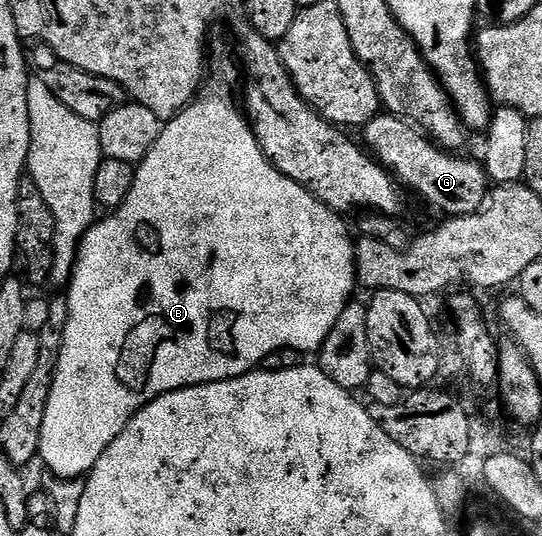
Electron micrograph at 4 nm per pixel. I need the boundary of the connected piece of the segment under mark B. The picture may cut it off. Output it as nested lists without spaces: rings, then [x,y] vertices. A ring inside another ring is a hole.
[[[213,49],[212,59],[208,64],[208,79],[205,81],[204,87],[195,96],[192,103],[178,113],[172,119],[165,121],[160,138],[156,142],[156,146],[152,146],[152,150],[148,150],[148,154],[142,159],[142,163],[137,165],[134,173],[134,185],[128,194],[128,198],[124,198],[124,202],[119,208],[113,212],[103,215],[101,219],[90,225],[89,230],[84,234],[81,244],[78,246],[78,260],[74,263],[74,274],[70,277],[68,285],[68,322],[66,329],[62,335],[62,345],[60,346],[60,354],[58,355],[58,365],[54,371],[54,381],[52,382],[52,394],[48,394],[48,410],[44,410],[44,430],[40,430],[40,450],[38,451],[41,463],[46,463],[46,468],[57,479],[60,480],[76,480],[85,477],[96,466],[96,462],[100,462],[100,454],[104,454],[104,450],[108,450],[108,446],[112,446],[112,442],[116,442],[116,438],[124,430],[124,426],[128,426],[128,422],[134,417],[145,404],[152,403],[156,398],[160,398],[169,392],[175,392],[181,388],[191,388],[192,386],[200,386],[201,384],[211,384],[212,382],[224,382],[231,380],[237,376],[243,376],[249,372],[255,371],[261,365],[262,360],[279,351],[281,348],[294,348],[296,351],[305,354],[317,353],[322,347],[323,342],[328,338],[328,334],[336,326],[336,322],[344,314],[347,304],[351,303],[350,296],[356,289],[358,284],[358,267],[354,264],[354,245],[355,241],[350,240],[350,236],[346,233],[346,224],[341,215],[332,211],[328,205],[322,204],[311,194],[310,189],[305,188],[302,184],[292,182],[292,178],[288,178],[284,174],[280,174],[280,170],[276,170],[270,164],[270,159],[262,152],[262,147],[258,145],[258,139],[254,136],[254,129],[250,127],[250,121],[245,115],[234,105],[234,75],[239,75],[240,68],[234,60],[225,52],[224,49]]]

